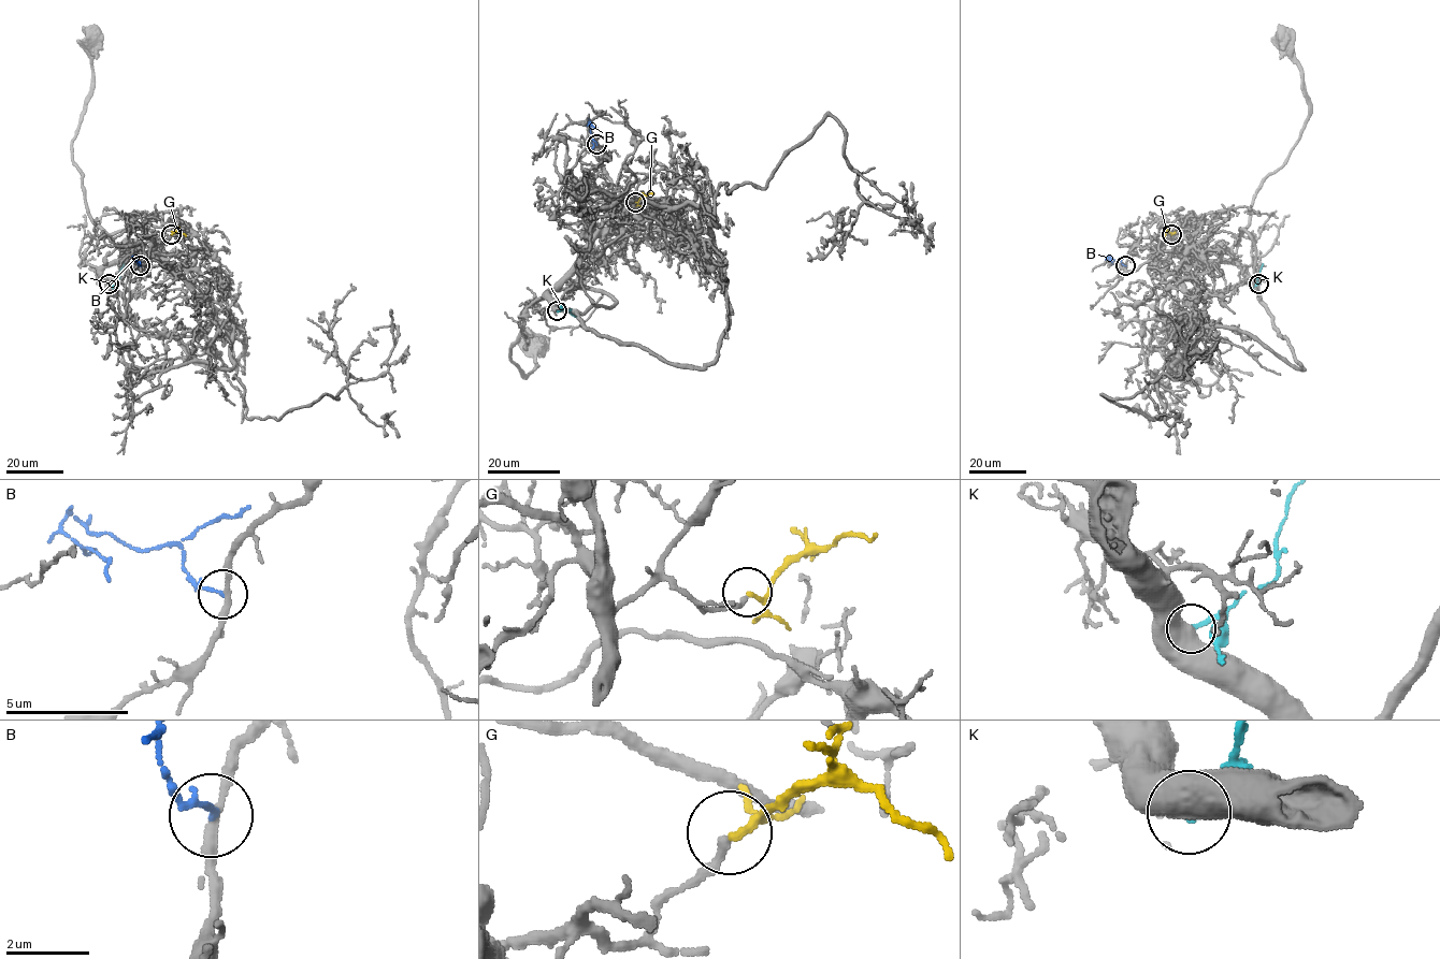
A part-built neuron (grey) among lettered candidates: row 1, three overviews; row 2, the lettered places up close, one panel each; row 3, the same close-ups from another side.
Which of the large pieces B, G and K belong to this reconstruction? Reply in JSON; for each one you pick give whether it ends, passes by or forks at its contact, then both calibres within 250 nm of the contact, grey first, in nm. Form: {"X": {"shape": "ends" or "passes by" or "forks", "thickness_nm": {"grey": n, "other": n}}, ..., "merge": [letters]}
{"G": {"shape": "passes by", "thickness_nm": {"grey": 190, "other": 130}}, "merge": ["G"]}

